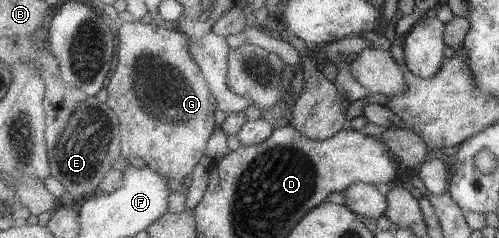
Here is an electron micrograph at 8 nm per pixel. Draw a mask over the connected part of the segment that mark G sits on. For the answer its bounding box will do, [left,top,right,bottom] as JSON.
[106,22,218,183]

